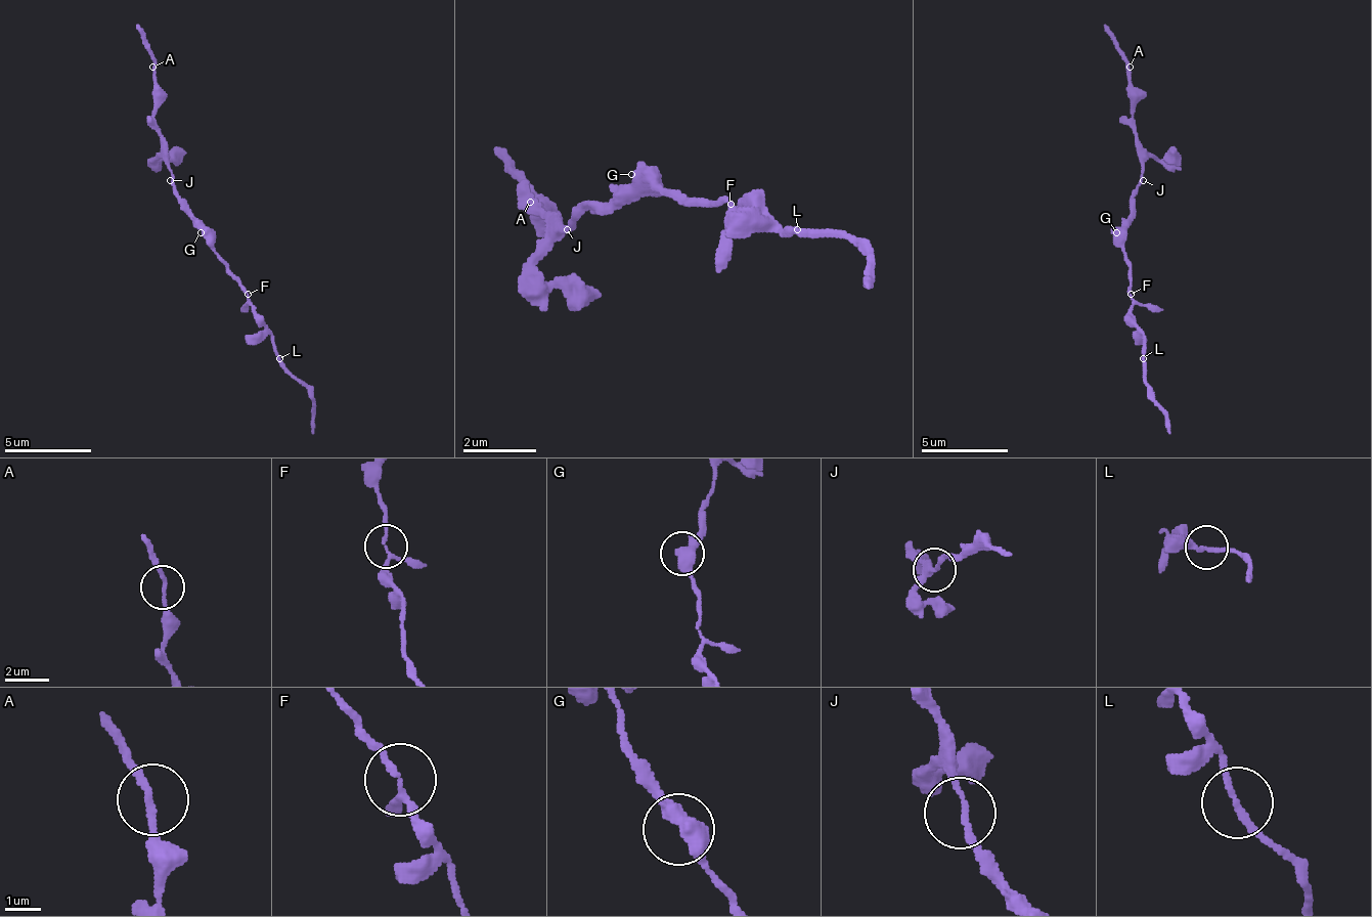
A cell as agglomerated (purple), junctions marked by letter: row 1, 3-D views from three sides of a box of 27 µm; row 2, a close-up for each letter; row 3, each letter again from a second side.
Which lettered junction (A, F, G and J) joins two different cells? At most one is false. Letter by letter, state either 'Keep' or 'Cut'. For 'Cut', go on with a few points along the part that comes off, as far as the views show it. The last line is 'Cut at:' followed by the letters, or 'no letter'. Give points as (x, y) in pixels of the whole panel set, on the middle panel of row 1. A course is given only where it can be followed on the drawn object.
A: Keep
F: Keep
G: Keep
J: Keep
Cut at: no letter

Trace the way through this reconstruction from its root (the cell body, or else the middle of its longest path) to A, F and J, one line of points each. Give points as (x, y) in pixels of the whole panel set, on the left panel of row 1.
A: (210, 232), (192, 215), (187, 202), (175, 188), (170, 158), (166, 154), (166, 136), (152, 115), (152, 67)
F: (210, 232), (210, 250), (249, 293)
J: (210, 232), (192, 215), (187, 202), (170, 180)

